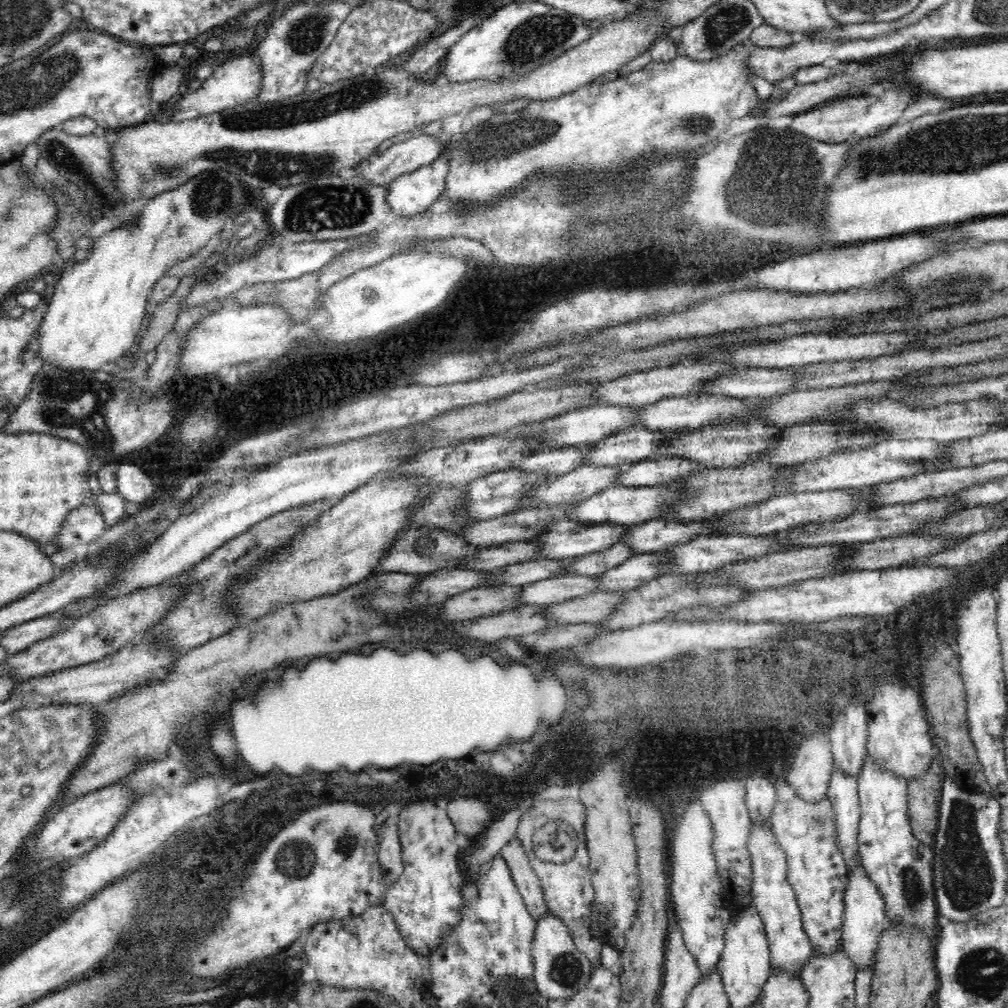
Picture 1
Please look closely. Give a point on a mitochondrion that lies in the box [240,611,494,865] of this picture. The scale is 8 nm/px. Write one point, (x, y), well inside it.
(347, 843)

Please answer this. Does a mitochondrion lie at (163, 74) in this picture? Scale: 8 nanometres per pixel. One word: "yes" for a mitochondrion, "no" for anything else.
no

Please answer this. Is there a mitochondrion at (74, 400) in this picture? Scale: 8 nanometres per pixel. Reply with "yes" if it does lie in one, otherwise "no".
yes

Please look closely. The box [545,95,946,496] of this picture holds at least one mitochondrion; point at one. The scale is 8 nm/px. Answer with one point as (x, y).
(783, 164)

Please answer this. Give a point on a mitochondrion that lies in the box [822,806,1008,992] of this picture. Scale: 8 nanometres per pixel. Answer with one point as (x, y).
(910, 881)

